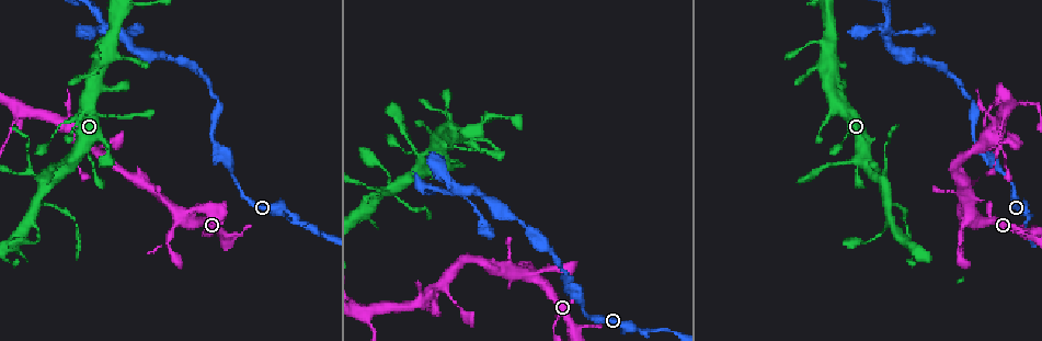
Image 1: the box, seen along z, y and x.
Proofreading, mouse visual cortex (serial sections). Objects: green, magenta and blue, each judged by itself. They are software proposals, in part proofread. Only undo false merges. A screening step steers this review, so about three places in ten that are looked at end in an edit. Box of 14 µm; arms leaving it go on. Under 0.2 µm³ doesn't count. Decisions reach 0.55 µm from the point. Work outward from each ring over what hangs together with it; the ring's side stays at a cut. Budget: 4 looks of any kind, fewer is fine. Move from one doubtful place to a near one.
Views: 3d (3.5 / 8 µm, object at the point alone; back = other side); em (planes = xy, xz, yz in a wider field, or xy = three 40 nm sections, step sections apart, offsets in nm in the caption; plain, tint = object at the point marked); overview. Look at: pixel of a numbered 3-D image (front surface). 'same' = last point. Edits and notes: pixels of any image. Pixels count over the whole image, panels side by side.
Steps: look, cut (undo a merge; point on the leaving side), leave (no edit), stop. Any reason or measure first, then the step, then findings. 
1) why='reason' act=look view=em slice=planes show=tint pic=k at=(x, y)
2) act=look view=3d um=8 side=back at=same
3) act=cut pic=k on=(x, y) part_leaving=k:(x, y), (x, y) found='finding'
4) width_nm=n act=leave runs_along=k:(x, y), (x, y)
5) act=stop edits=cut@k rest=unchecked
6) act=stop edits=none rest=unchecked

why='sudden change in width' act=look view=3d um=3.5 pic=1 at=(375, 187)

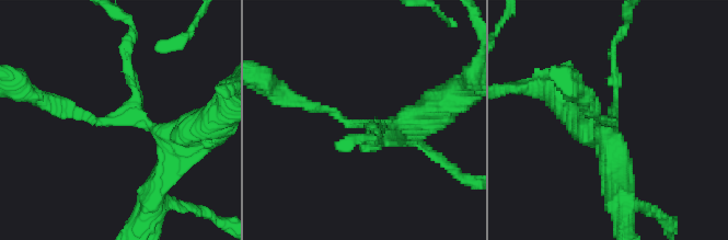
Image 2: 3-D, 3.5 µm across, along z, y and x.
act=look view=em slice=planes show=tint pic=2 at=(609, 120)

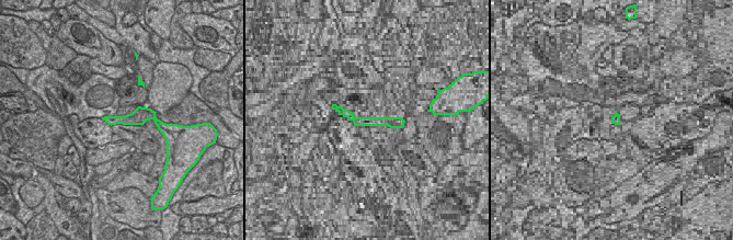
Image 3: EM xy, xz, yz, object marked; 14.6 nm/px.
act=leave runs_along=3:(152, 114), (107, 118) found='continuous, no second cell'

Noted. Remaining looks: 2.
why='thick turns thin' act=look view=3d um=3.5 pic=1 at=(1001, 129)

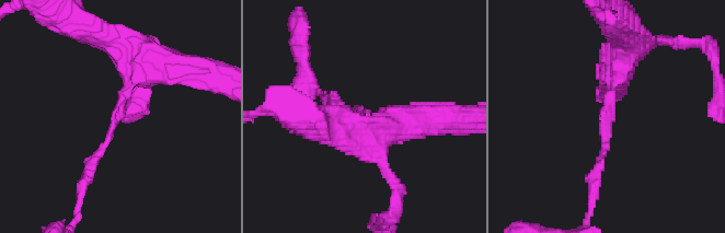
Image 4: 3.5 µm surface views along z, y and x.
act=look view=em slice=xy step=1 show=tint pic=4 at=(610, 114)

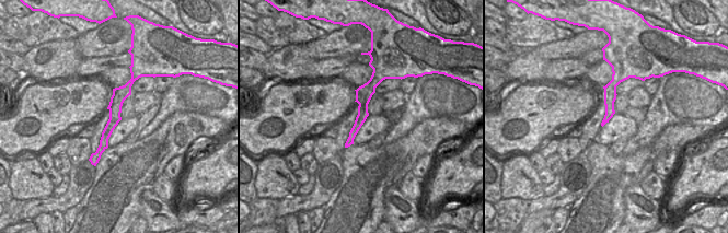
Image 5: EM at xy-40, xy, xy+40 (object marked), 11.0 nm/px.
act=leave runs_along=5:(134, 73), (94, 159) found='continuous, no second cell'

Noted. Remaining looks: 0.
act=stop edits=none rest=unchecked

